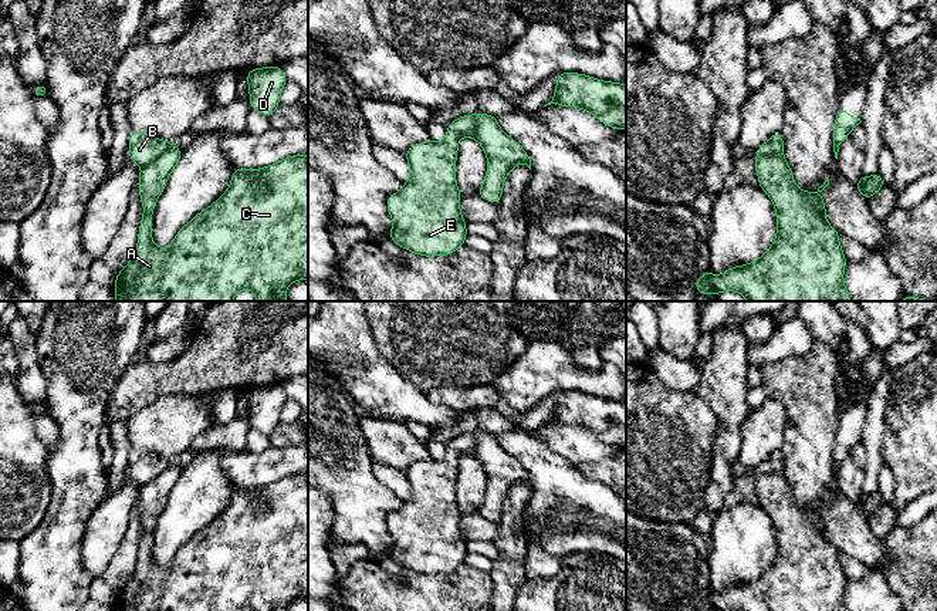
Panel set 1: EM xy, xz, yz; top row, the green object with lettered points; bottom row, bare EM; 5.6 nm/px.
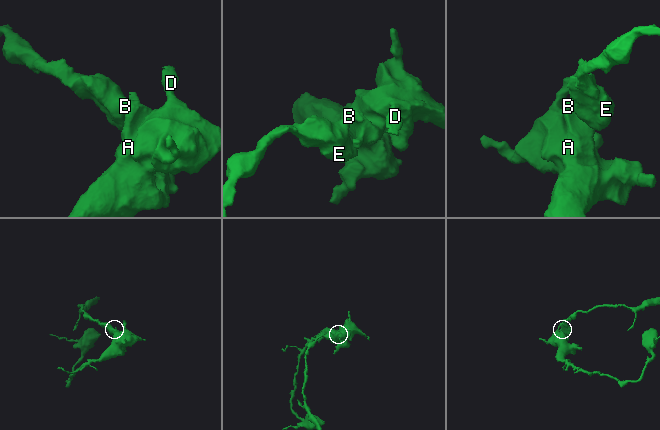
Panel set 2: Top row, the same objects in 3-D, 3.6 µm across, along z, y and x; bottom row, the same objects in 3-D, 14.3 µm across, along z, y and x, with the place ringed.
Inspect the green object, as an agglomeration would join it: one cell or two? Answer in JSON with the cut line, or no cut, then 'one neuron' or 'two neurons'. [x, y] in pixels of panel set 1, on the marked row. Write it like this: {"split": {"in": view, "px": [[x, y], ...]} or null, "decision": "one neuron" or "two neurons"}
{"split": {"in": "xy", "px": [[169, 145], [154, 159], [142, 165]]}, "decision": "two neurons"}

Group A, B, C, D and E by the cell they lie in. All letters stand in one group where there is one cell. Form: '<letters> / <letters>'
A C D / B E

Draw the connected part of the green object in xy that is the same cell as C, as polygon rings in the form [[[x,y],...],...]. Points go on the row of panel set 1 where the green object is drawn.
[[[169,146],[162,155],[148,165],[142,165],[138,186],[143,206],[143,215],[139,225],[138,244],[131,261],[116,274],[115,279],[115,301],[233,301],[233,297],[243,288],[251,290],[257,301],[287,301],[285,290],[295,280],[308,280],[308,155],[294,155],[261,169],[233,169],[231,183],[229,189],[210,206],[197,213],[186,226],[175,236],[172,244],[159,249],[152,242],[152,213],[158,198],[162,195],[165,185],[177,165],[183,149]]]

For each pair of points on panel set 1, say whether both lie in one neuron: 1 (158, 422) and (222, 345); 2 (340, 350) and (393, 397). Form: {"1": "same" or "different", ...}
{"1": "different", "2": "same"}

